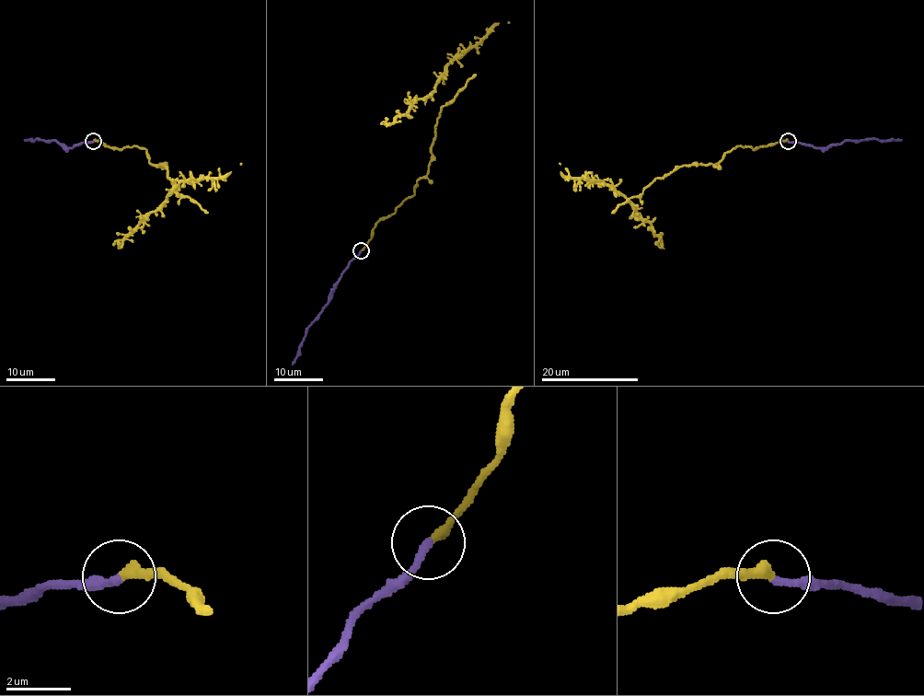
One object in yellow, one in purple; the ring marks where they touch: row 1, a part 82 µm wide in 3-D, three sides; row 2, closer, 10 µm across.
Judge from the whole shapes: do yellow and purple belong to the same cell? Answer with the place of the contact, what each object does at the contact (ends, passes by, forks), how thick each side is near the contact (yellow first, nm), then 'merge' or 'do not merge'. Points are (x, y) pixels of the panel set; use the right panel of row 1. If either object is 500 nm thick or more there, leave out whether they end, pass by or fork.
(788, 141) | yellow ends | purple ends | 320/240 nm | merge

